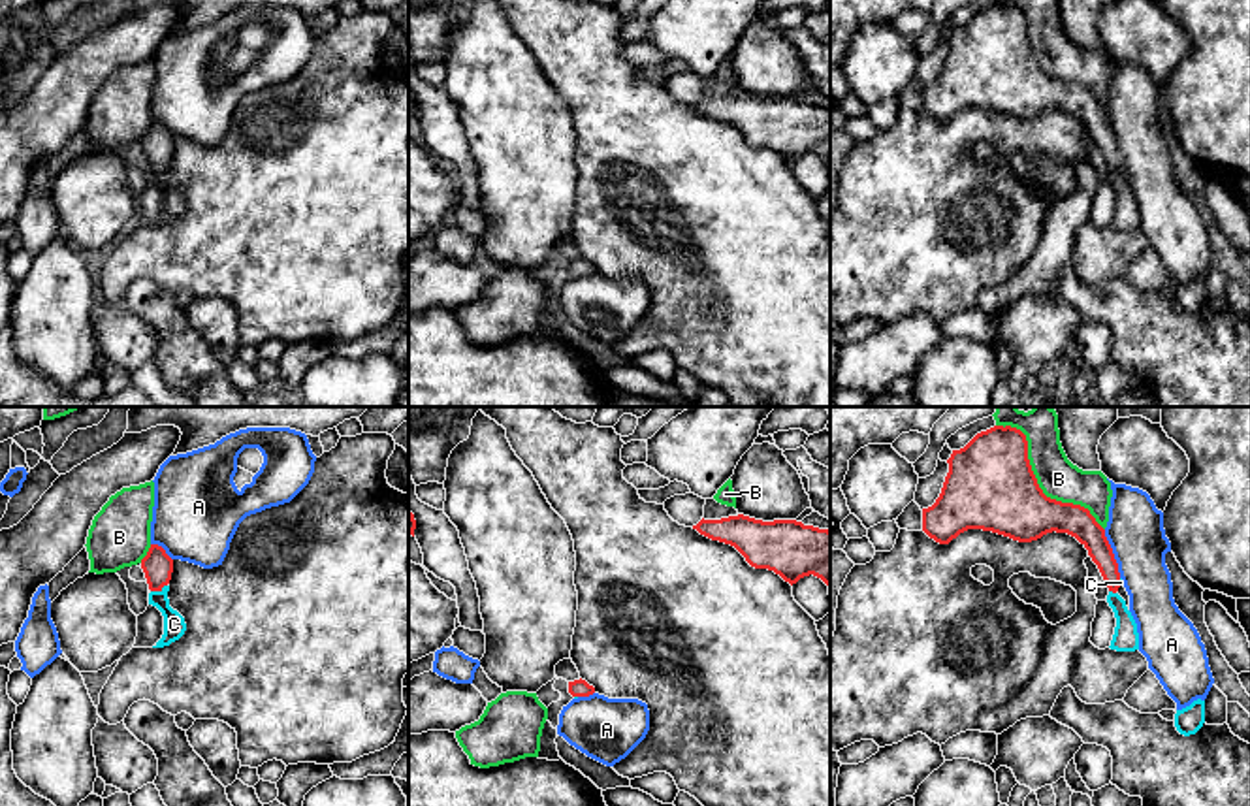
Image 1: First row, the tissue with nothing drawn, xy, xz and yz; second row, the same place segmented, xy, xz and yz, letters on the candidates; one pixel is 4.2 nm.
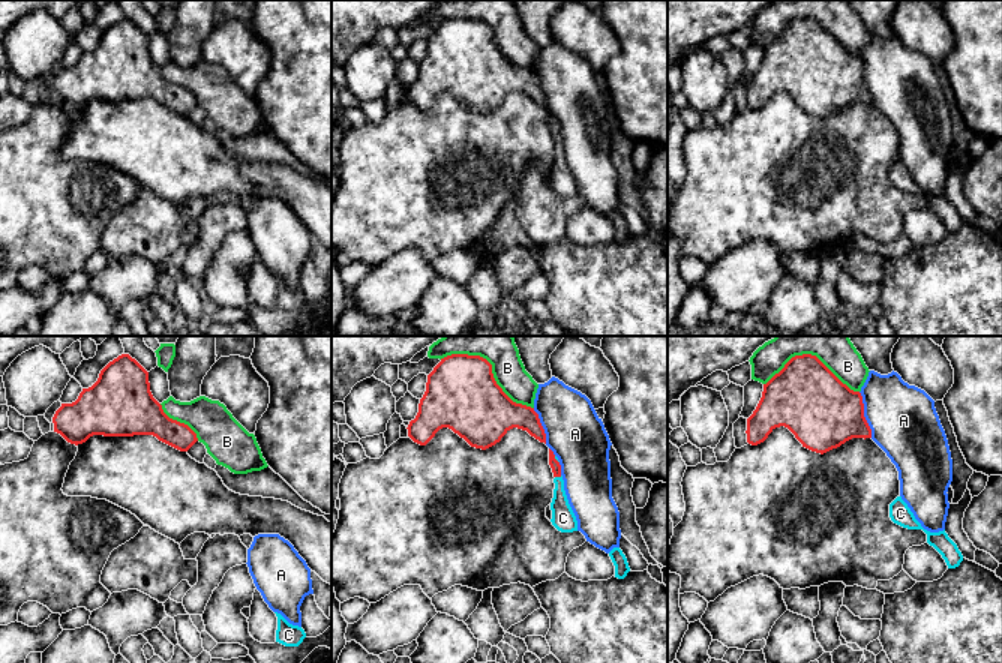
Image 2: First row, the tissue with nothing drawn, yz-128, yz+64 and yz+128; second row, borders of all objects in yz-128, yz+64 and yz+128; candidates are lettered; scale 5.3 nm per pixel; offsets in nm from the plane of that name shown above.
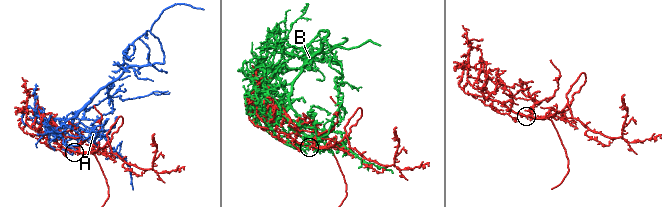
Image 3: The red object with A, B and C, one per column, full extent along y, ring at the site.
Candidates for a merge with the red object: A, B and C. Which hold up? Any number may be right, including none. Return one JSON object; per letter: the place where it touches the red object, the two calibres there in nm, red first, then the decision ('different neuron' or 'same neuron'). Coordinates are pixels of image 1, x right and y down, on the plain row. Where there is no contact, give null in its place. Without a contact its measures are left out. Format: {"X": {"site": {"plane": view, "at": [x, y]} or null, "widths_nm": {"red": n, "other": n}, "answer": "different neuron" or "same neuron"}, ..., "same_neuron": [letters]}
{"A": {"site": {"plane": "yz", "at": [1113, 132]}, "widths_nm": {"red": 140, "other": 240}, "answer": "different neuron"}, "B": {"site": {"plane": "yz", "at": [1036, 61]}, "widths_nm": {"red": 380, "other": 170}, "answer": "different neuron"}, "C": {"site": {"plane": "xy", "at": [159, 168]}, "widths_nm": {"red": 130, "other": 100}, "answer": "same neuron"}, "same_neuron": ["C"]}

